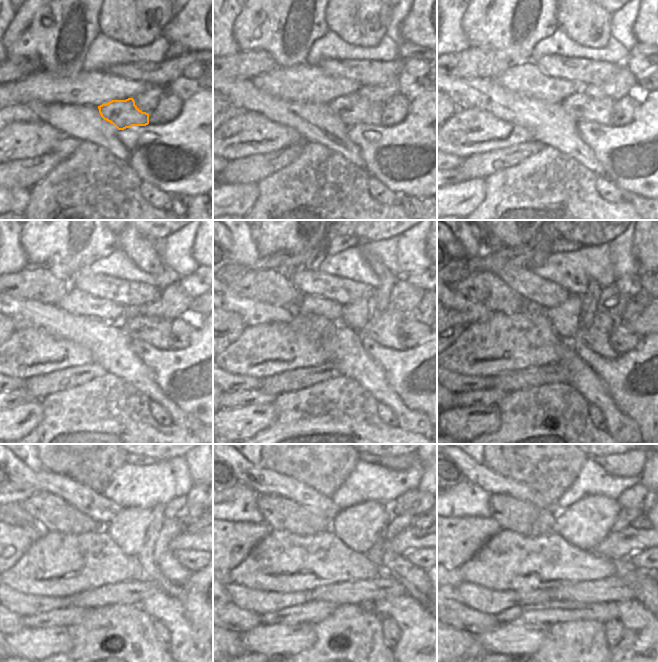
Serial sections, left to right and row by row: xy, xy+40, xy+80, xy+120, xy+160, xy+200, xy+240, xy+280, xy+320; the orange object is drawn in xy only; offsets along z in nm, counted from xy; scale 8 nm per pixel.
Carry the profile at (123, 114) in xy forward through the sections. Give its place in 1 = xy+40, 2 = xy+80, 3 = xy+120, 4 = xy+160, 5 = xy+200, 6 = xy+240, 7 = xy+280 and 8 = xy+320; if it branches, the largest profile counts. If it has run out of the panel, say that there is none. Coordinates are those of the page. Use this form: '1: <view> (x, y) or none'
1: xy+40 (353, 109)
2: xy+80 (581, 107)
3: xy+120 (155, 331)
4: xy+160 (382, 327)
5: xy+200 (608, 333)
6: xy+240 (157, 560)
7: xy+280 (415, 580)
8: xy+320 (640, 581)

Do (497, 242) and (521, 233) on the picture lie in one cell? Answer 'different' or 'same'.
same

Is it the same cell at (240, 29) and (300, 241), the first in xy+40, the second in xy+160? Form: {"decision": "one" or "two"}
{"decision": "one"}

